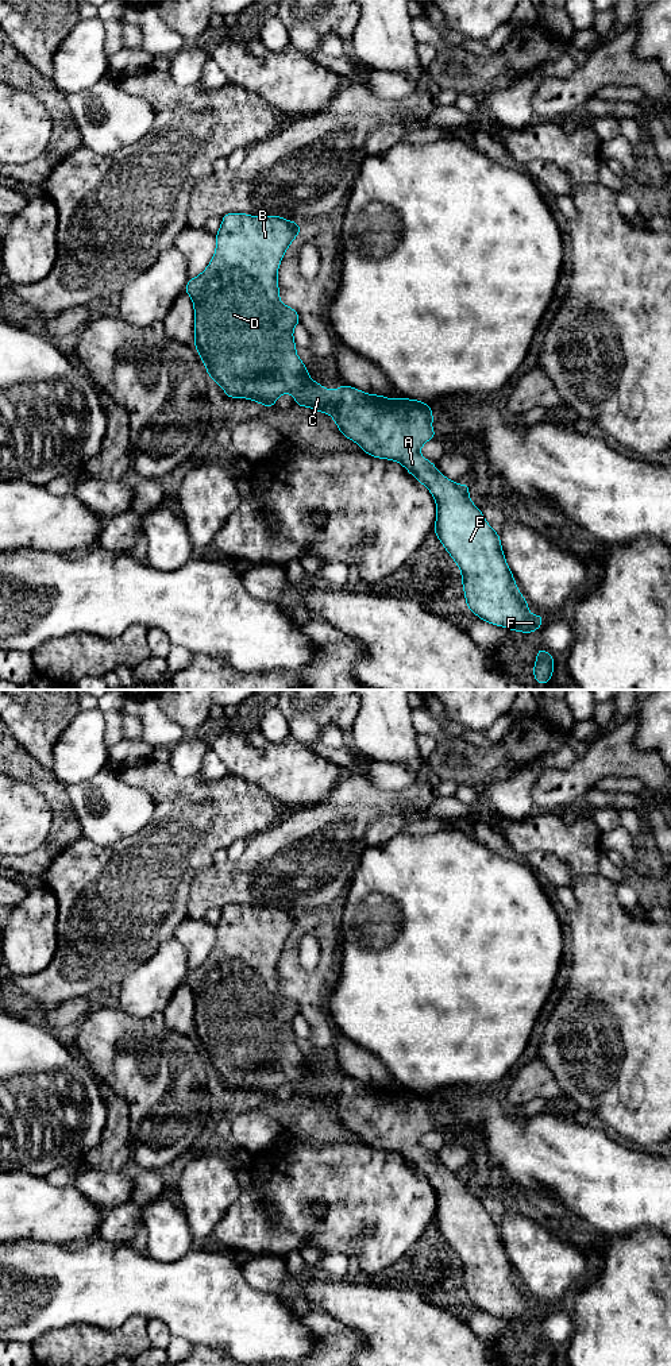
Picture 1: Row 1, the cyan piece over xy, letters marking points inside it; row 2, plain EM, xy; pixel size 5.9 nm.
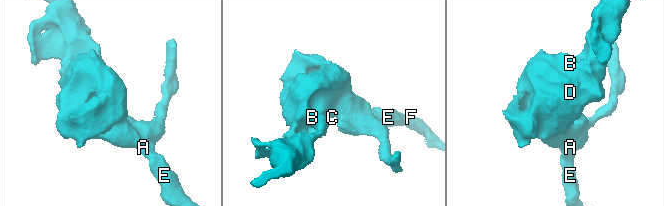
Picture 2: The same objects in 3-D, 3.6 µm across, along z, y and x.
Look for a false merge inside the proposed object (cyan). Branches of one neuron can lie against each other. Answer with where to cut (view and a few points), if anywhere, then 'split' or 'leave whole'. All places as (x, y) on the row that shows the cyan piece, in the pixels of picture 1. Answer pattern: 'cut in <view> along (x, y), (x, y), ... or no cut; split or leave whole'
no cut; leave whole

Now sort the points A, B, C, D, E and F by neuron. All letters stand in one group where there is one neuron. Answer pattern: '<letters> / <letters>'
A B C D E F

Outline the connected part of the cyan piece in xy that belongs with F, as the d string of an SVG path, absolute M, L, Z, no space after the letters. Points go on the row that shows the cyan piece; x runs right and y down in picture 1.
M227 213L216 234L216 252L208 267L188 281L185 292L194 305L194 347L201 356L208 375L231 398L242 397L257 401L274 409L275 400L282 393L290 393L297 405L319 410L332 416L340 432L362 447L362 449L379 459L390 459L401 463L409 474L423 483L436 501L436 522L433 533L437 535L443 547L452 556L462 571L462 583L468 610L481 620L510 630L532 633L540 628L544 618L541 614L532 616L528 602L520 594L516 580L506 564L500 535L486 522L481 509L468 498L468 485L458 485L441 475L433 463L420 455L420 448L437 435L431 428L433 422L432 408L417 400L385 398L383 395L366 394L348 385L338 390L327 390L312 381L306 366L296 354L293 328L300 323L298 313L279 301L277 270L282 256L301 228L297 223L279 216L254 217L244 213Z

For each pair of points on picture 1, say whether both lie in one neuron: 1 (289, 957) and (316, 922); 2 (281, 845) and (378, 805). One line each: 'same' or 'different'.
1: same
2: same

